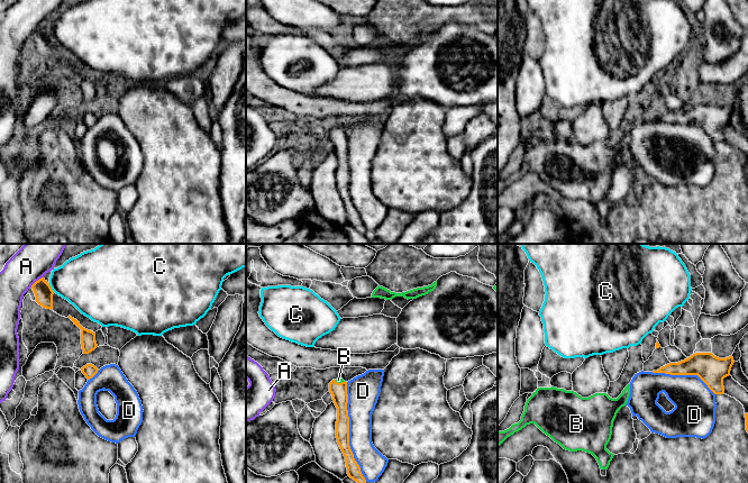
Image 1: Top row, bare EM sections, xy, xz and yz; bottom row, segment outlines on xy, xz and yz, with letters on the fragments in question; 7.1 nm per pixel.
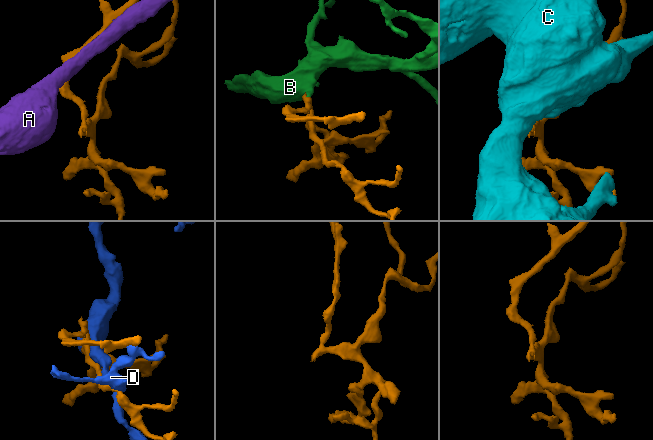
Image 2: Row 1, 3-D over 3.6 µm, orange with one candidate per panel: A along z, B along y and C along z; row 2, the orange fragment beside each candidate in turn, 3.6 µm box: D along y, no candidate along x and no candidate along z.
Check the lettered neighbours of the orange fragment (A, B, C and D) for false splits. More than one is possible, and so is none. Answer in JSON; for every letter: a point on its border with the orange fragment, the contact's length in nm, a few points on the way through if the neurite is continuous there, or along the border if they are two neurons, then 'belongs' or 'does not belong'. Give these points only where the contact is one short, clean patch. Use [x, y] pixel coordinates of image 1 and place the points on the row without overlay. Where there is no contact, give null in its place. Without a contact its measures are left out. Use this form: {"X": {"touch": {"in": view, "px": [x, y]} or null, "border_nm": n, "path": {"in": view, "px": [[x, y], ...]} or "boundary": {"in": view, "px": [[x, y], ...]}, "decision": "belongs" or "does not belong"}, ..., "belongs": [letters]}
{"A": {"touch": {"in": "xy", "px": [36, 29]}, "border_nm": 120, "decision": "does not belong"}, "B": {"touch": {"in": "xz", "px": [339, 131]}, "border_nm": 70, "path": {"in": "xz", "px": [[338, 139], [339, 131], [338, 128]]}, "decision": "belongs"}, "C": {"touch": {"in": "xy", "px": [51, 36]}, "border_nm": 80, "decision": "does not belong"}, "D": {"touch": {"in": "xz", "px": [348, 180]}, "border_nm": 750, "decision": "does not belong"}, "belongs": ["B"]}

